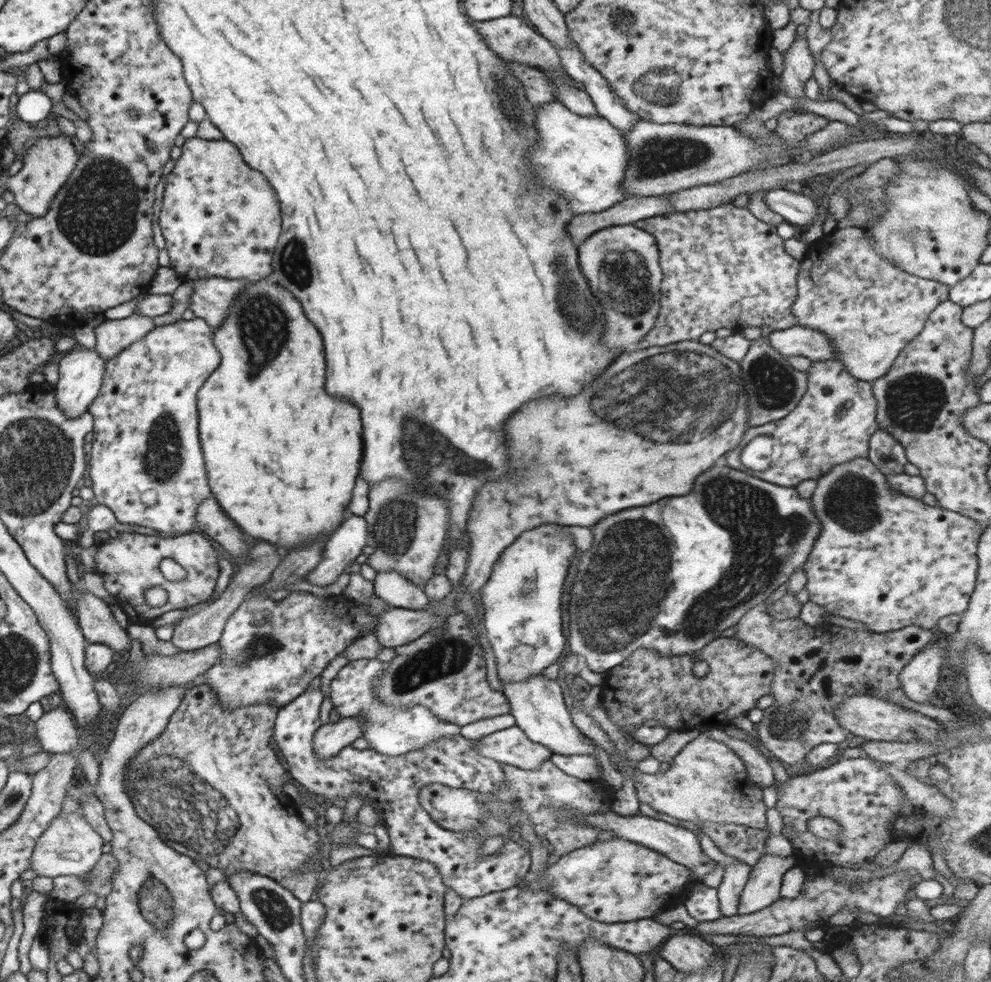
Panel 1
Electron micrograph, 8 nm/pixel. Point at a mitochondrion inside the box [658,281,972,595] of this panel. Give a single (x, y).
(914, 400)

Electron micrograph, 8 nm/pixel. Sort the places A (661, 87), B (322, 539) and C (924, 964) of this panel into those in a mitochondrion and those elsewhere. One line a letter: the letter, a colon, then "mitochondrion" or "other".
A: mitochondrion
B: other
C: other

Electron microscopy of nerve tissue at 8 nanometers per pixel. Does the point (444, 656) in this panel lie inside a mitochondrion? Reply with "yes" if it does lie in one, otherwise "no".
yes

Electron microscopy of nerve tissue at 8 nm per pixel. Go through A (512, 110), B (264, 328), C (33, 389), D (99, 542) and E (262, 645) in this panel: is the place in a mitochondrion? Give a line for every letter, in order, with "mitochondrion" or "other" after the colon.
A: mitochondrion
B: mitochondrion
C: other
D: other
E: mitochondrion

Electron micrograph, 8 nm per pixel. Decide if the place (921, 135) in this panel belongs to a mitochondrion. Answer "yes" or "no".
no

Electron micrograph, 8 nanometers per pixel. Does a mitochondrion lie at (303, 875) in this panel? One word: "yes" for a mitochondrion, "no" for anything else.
no

